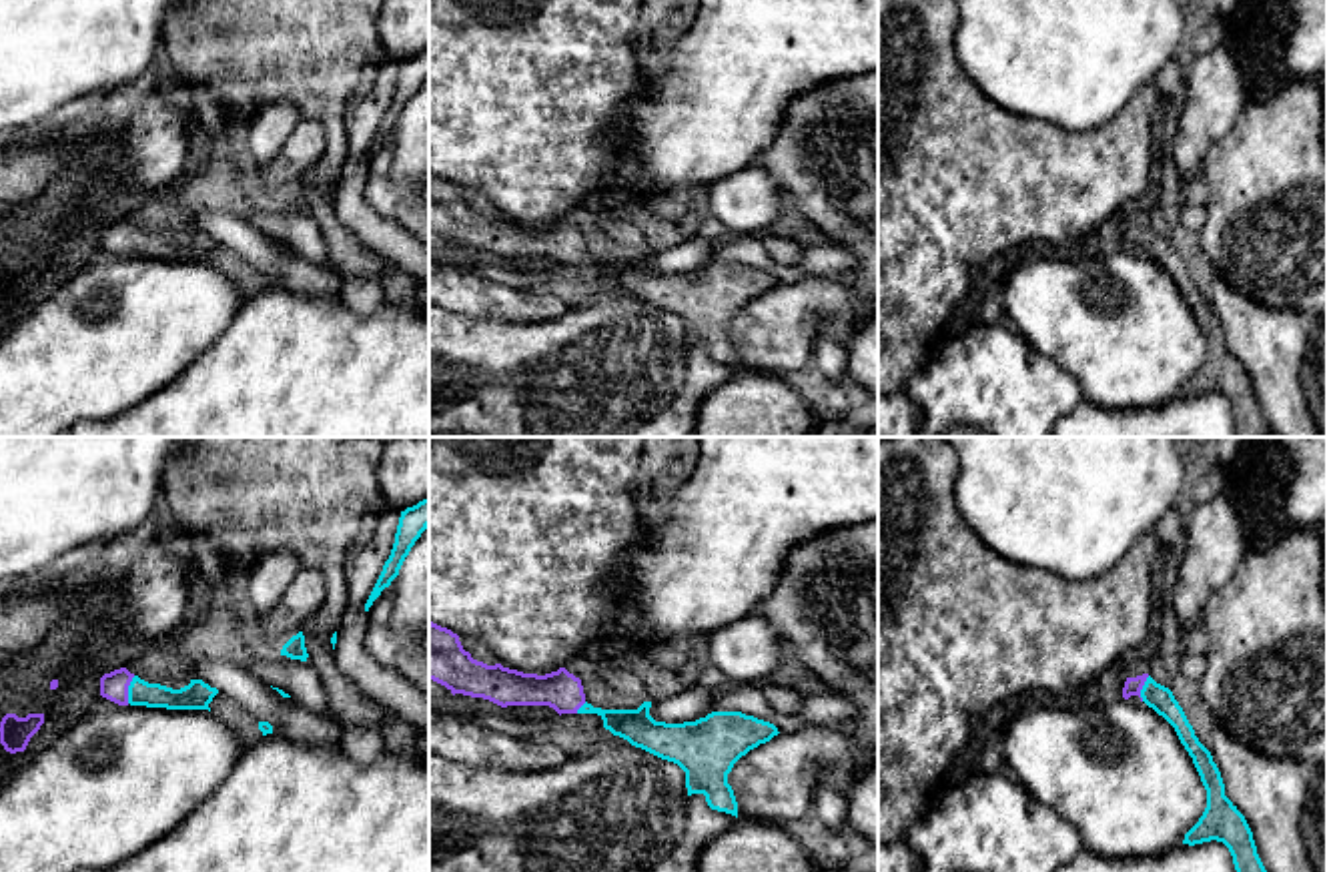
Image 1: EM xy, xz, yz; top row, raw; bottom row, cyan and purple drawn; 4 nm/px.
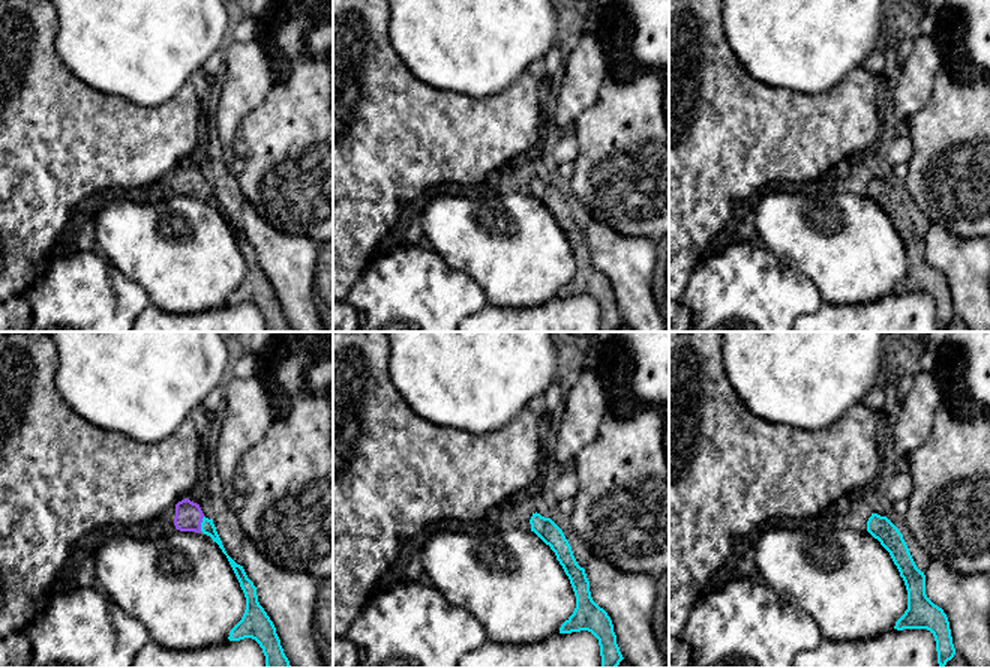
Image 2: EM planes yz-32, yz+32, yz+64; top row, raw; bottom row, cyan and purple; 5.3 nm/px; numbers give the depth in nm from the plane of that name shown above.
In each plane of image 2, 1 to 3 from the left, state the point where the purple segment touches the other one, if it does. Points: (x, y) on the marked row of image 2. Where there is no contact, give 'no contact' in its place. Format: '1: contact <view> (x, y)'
1: contact yz-32 (201, 524)
2: no contact
3: no contact

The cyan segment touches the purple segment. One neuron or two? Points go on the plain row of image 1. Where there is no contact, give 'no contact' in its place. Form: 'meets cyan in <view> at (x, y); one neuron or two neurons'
meets cyan in xy at (129, 241); one neuron

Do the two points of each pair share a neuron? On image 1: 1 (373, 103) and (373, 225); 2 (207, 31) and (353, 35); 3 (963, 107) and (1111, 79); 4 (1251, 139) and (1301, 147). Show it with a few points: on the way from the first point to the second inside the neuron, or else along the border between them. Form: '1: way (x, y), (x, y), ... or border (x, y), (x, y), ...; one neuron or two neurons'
1: way (359, 133), (353, 195); one neuron
2: way (243, 31), (317, 35); one neuron
3: border (961, 67), (995, 103), (1037, 119); two neurons
4: way (1263, 147), (1289, 147); one neuron

